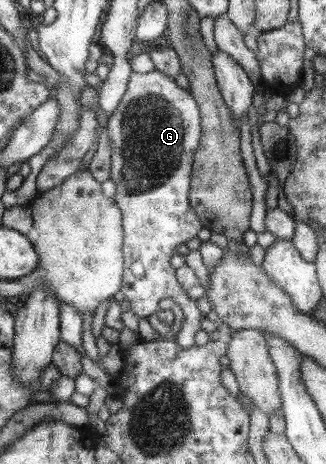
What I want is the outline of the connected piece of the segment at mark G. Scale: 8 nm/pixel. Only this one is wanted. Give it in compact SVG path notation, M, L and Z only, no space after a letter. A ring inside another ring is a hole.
M154 69L140 74L133 72L129 78L126 94L119 105L112 111L108 119L109 138L112 147L111 176L117 186L116 202L123 211L124 217L124 283L122 295L129 301L130 309L138 318L156 315L159 303L171 299L178 306L184 306L184 330L180 334L180 346L187 350L196 343L194 337L201 330L201 321L206 319L195 300L183 290L176 280L174 268L170 266L170 258L174 248L179 244L196 238L202 230L203 223L199 214L190 203L191 180L194 176L194 160L196 149L202 141L202 114L194 95L180 88L176 81Z

